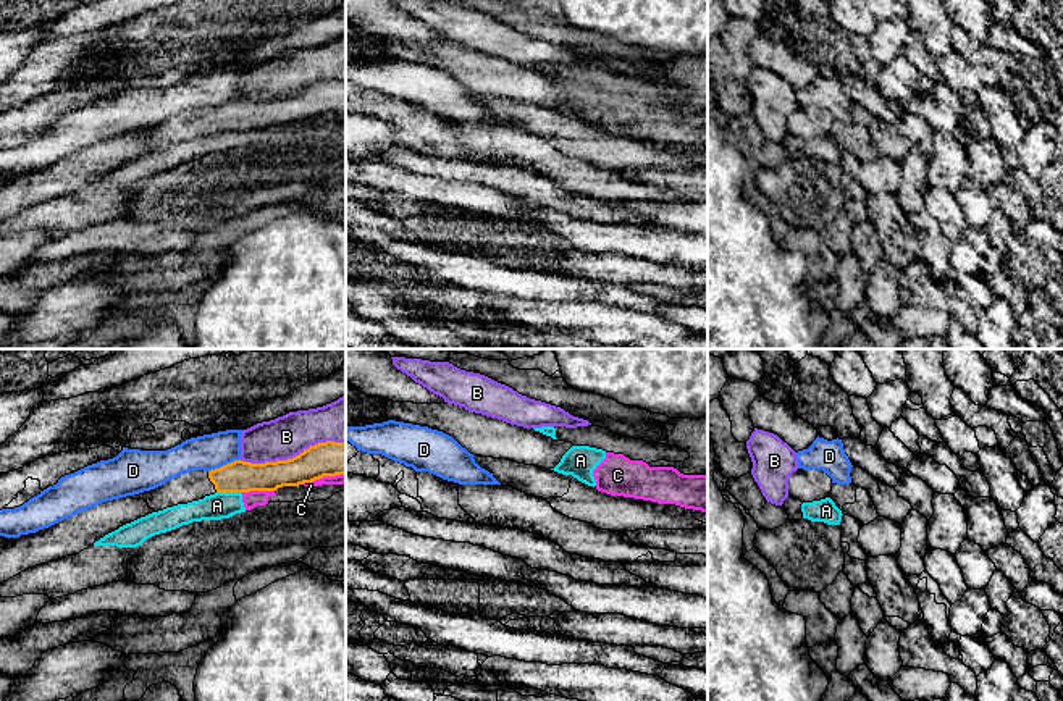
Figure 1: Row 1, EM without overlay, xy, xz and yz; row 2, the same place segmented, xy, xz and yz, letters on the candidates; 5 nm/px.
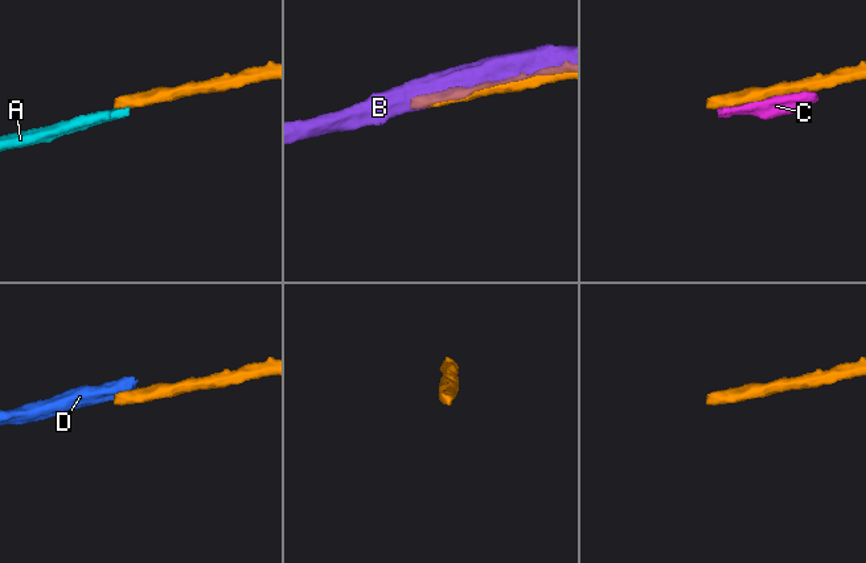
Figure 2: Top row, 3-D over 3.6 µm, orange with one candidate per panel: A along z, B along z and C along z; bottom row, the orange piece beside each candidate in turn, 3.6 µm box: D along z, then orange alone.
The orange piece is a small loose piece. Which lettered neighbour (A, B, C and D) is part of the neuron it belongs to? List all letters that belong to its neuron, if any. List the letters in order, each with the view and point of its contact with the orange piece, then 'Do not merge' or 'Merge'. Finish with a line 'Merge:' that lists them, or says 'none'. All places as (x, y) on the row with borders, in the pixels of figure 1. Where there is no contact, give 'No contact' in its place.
A: Touches orange at xy (230, 491). Do not merge
B: Touches orange at xy (293, 457). Do not merge
C: Touches orange at xy (257, 490). Do not merge
D: Touches orange at xy (223, 465). Do not merge
Merge: none

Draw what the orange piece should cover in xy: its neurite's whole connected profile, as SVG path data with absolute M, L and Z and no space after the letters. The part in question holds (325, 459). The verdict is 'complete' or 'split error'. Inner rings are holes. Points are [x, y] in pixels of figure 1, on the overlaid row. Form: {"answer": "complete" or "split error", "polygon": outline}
{"answer": "split error", "polygon": "M318 443L288 460L250 464L234 460L220 468L183 473L165 485L144 491L132 499L144 499L155 512L187 504L218 493L276 491L299 486L323 476L346 475L346 444Z"}

